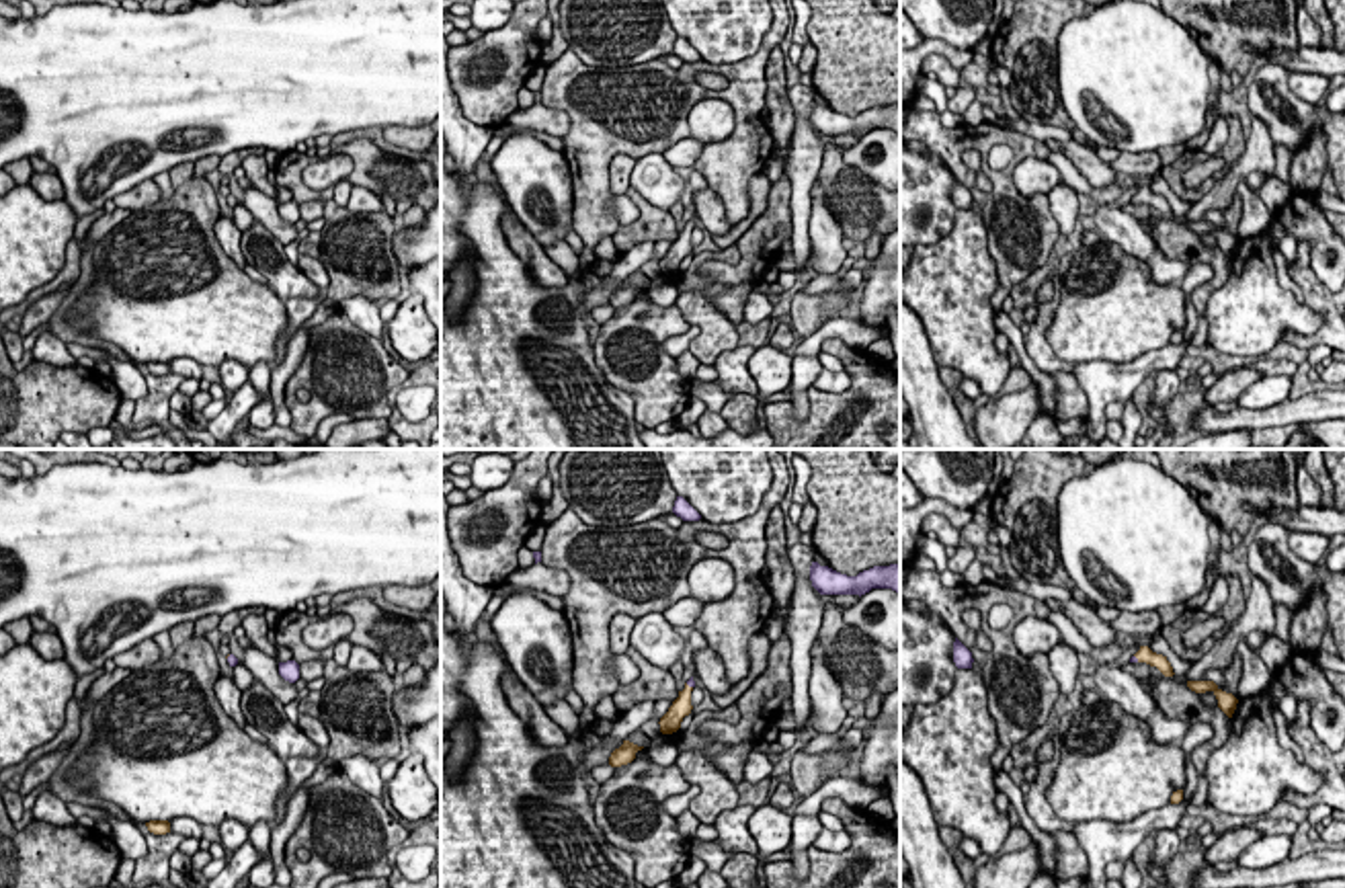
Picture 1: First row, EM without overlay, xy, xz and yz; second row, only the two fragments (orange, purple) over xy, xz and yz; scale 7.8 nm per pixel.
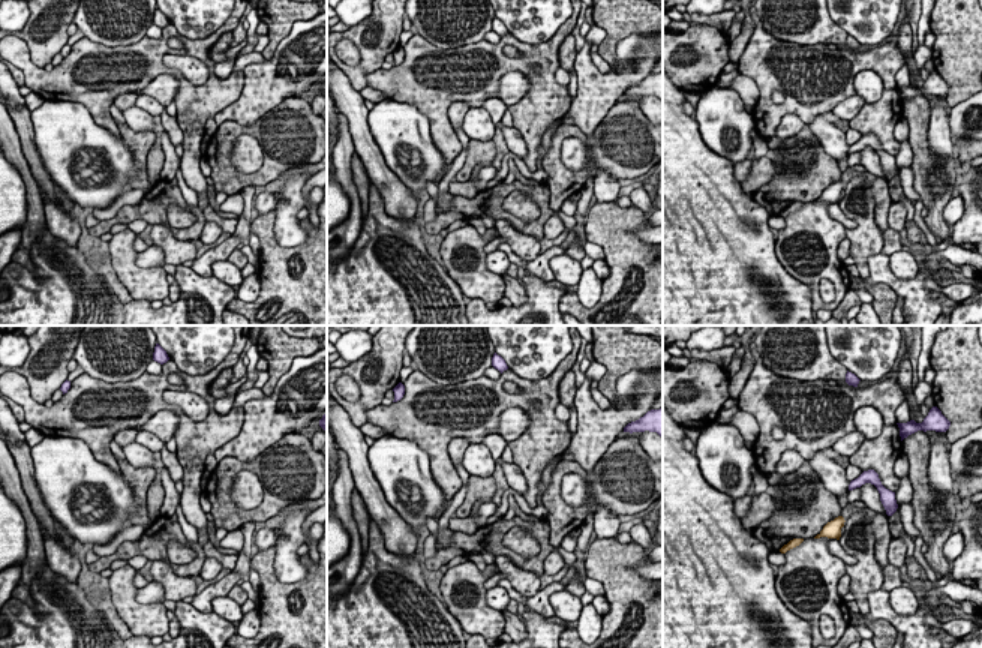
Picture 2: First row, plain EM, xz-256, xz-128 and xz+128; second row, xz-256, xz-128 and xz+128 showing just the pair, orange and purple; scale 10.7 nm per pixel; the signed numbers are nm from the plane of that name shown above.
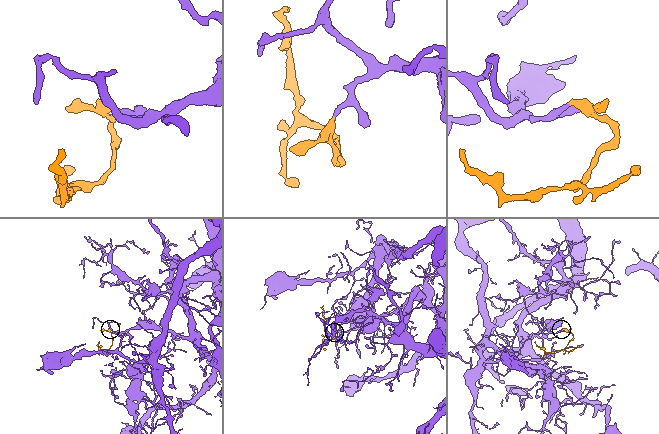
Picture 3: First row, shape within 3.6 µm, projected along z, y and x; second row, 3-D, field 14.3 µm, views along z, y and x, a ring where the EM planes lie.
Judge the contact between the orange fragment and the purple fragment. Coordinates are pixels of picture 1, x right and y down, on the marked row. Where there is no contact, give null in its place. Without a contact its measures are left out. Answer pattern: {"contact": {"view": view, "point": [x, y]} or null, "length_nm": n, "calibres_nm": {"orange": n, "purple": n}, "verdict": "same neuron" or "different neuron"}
{"contact": {"view": "xz", "point": [687, 685]}, "length_nm": 70, "calibres_nm": {"orange": 160, "purple": 60}, "verdict": "same neuron"}

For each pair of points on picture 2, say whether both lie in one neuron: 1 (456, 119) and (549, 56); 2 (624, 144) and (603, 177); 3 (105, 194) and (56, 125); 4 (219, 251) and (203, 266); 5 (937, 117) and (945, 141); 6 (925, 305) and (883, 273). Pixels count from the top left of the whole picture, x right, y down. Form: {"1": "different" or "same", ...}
{"1": "different", "2": "different", "3": "same", "4": "same", "5": "same", "6": "same"}

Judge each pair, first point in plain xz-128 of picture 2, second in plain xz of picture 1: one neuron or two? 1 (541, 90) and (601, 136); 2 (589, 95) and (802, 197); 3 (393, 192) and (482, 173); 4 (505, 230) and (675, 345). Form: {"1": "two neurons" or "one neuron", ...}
{"1": "one neuron", "2": "one neuron", "3": "one neuron", "4": "two neurons"}

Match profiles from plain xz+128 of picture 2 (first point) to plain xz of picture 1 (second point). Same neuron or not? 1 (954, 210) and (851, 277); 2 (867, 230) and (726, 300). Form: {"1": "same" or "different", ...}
{"1": "same", "2": "different"}

